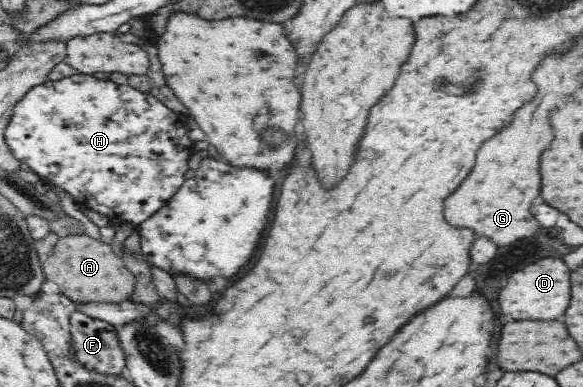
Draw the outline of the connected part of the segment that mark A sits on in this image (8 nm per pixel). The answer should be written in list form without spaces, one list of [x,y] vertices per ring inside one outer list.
[[[86,234],[59,238],[41,269],[45,278],[56,282],[60,292],[76,303],[119,304],[135,294],[135,275],[111,249],[111,244]]]

